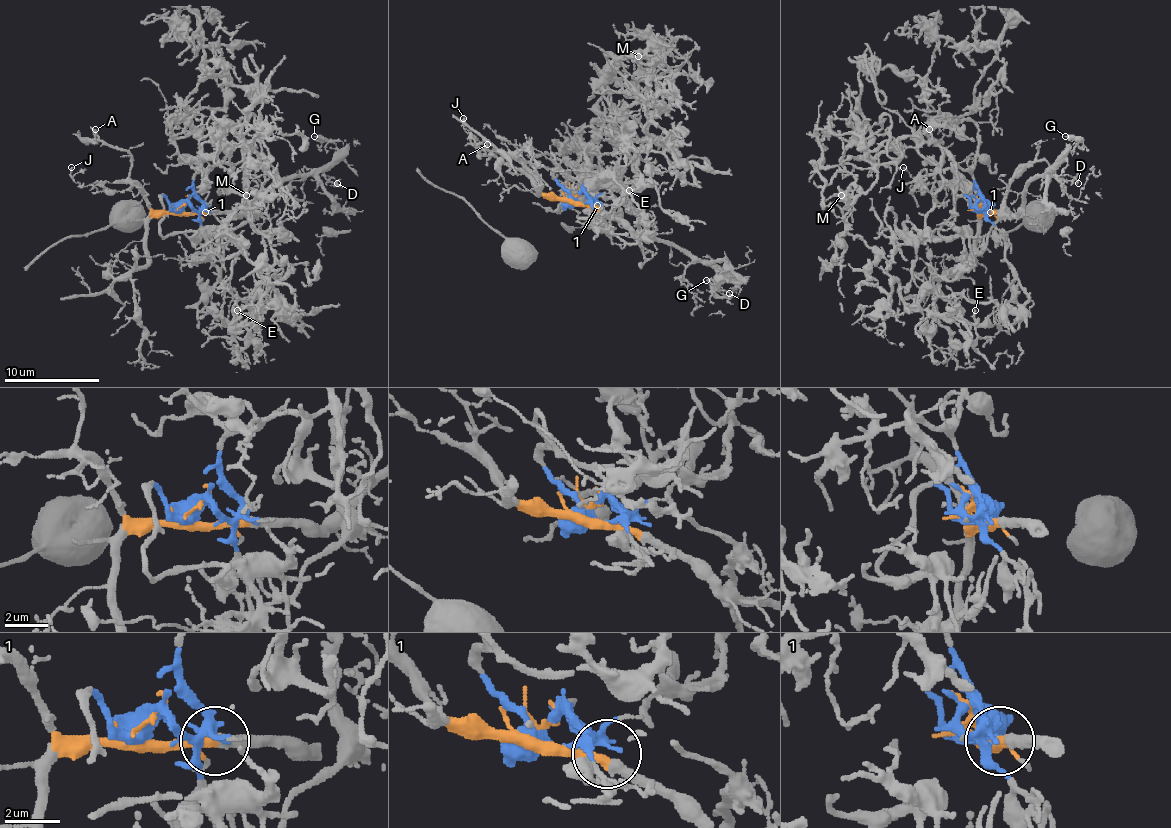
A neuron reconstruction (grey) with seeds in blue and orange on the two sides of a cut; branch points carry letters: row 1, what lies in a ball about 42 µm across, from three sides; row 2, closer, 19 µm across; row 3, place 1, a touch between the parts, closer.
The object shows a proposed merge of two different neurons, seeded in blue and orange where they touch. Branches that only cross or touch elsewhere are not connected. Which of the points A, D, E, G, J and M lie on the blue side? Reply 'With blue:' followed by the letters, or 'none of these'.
With blue: E, M

